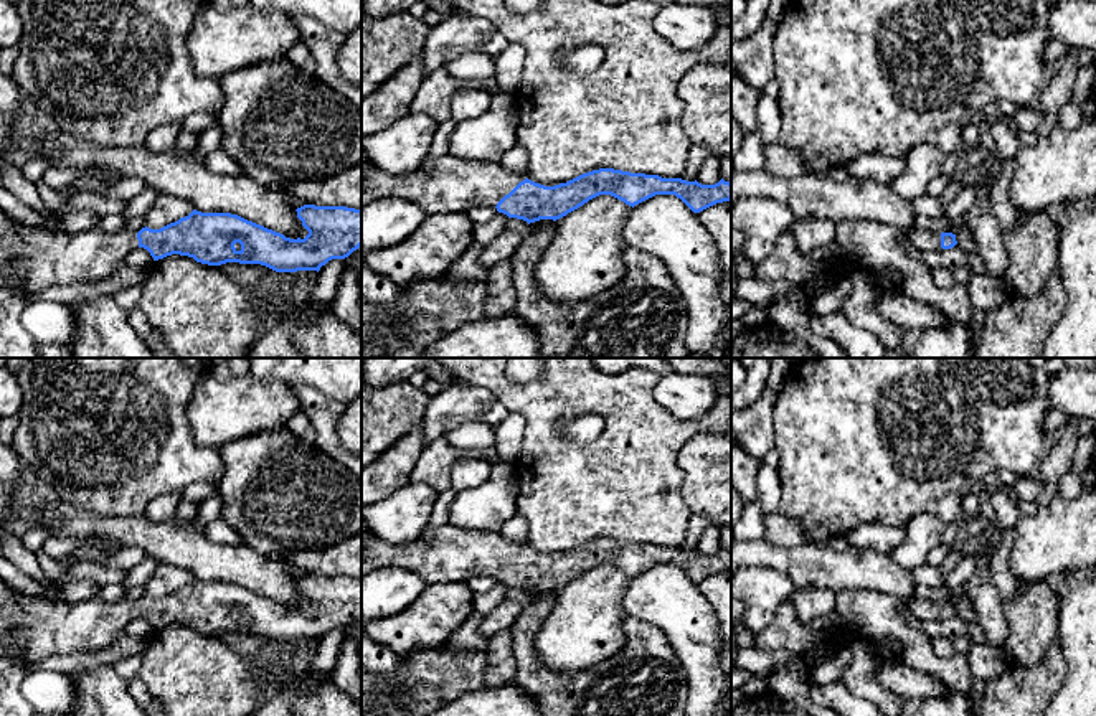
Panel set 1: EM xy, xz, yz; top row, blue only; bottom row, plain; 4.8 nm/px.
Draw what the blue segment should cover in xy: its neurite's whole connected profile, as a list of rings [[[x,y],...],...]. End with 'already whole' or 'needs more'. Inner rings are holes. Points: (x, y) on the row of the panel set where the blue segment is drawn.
[[[304,205],[295,210],[309,234],[300,239],[248,221],[231,213],[201,213],[193,210],[160,229],[124,229],[116,234],[91,228],[76,234],[36,228],[17,221],[0,210],[0,284],[12,274],[25,276],[25,289],[36,294],[56,285],[96,282],[111,277],[125,256],[144,247],[154,261],[172,254],[193,257],[196,262],[221,266],[226,262],[261,264],[276,272],[320,271],[332,259],[345,259],[361,246],[361,210],[347,206]]]; needs more

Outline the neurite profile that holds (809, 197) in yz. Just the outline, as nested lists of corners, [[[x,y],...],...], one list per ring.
[[[766,168],[731,175],[731,205],[741,198],[769,196],[792,210],[794,221],[805,218],[870,219],[905,233],[914,229],[914,211],[890,186],[850,178],[839,183],[809,173],[779,178]]]

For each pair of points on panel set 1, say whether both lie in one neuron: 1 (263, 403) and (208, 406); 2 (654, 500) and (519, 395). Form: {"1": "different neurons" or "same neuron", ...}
{"1": "same neuron", "2": "same neuron"}

